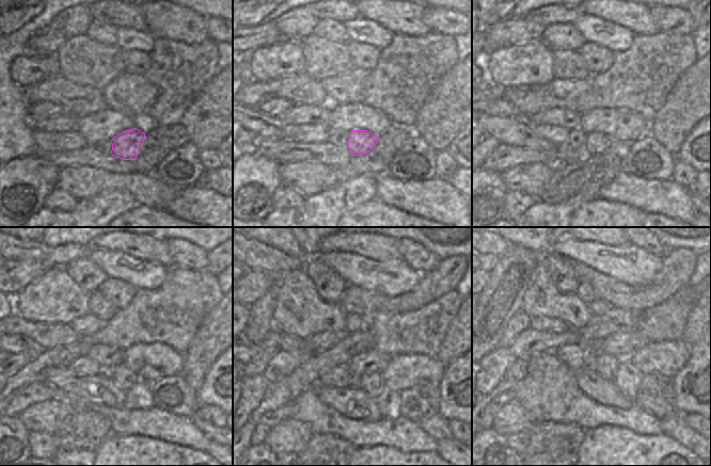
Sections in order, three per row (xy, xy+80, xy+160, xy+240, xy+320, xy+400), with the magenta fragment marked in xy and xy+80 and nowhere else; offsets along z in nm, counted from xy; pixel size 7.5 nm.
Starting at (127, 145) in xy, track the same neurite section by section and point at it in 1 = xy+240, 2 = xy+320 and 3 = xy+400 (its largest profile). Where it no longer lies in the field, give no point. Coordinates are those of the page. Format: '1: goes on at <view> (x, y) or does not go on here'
1: goes on at xy+240 (123, 378)
2: goes on at xy+320 (365, 364)
3: goes on at xy+400 (606, 366)

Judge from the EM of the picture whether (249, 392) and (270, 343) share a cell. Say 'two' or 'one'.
two

